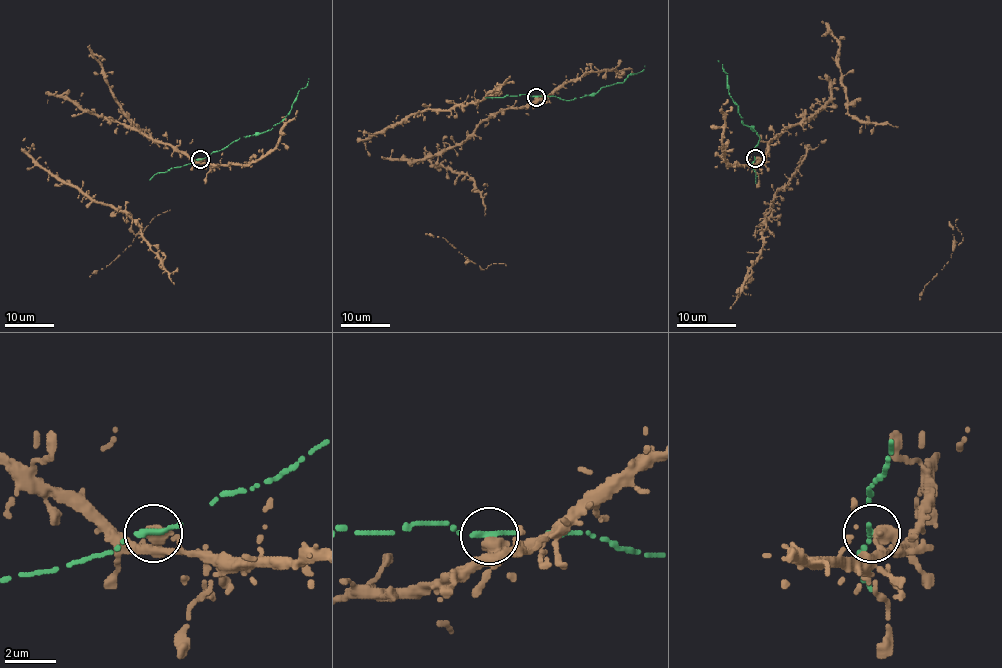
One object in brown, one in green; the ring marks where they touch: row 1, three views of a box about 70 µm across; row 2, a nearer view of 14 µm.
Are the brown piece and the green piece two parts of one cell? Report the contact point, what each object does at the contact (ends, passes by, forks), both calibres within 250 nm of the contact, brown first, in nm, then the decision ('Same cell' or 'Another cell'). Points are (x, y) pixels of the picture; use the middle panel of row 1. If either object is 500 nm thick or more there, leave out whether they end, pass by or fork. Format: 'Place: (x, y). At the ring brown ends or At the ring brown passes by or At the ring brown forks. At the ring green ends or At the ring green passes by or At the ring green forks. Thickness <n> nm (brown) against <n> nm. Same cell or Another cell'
Place: (536, 97). Thickness 500 nm (brown) against 320 nm. Same cell

